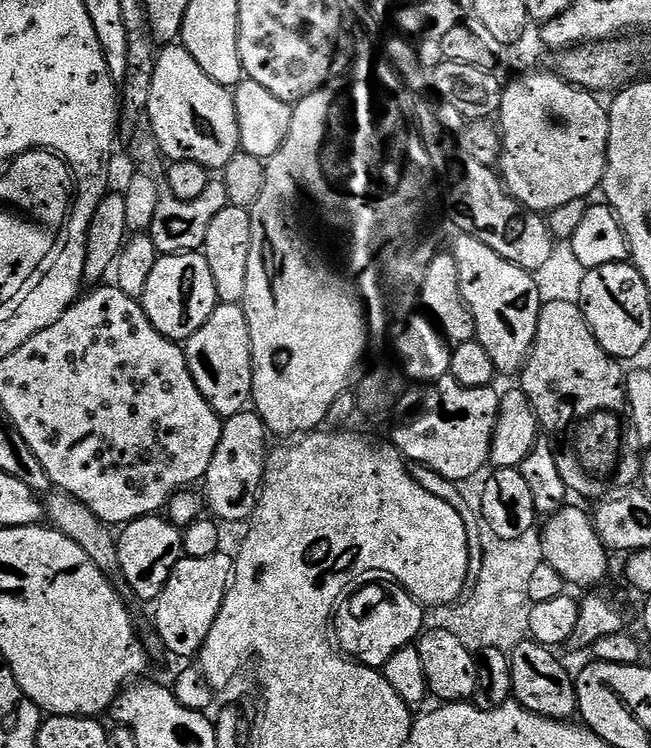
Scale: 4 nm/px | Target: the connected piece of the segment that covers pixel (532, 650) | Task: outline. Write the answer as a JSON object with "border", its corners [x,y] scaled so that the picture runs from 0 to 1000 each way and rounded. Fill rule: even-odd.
{"border":[[[806,853],[783,873],[786,889],[786,929],[791,940],[802,943],[828,957],[846,963],[877,964],[886,956],[885,912],[880,900],[866,894],[866,888],[853,877],[849,868],[840,861],[828,861],[825,856]]]}

